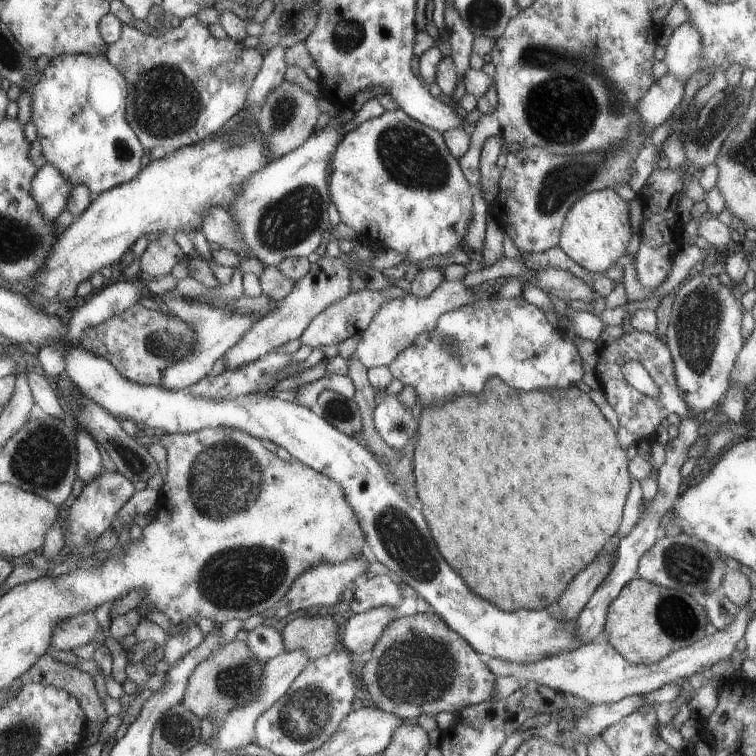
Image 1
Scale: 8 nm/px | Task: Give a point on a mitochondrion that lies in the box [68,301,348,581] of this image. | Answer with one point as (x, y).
(226, 481)

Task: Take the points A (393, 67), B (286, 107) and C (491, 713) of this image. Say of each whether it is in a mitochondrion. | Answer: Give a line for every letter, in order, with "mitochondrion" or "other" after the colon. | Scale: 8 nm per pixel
A: other
B: mitochondrion
C: other

